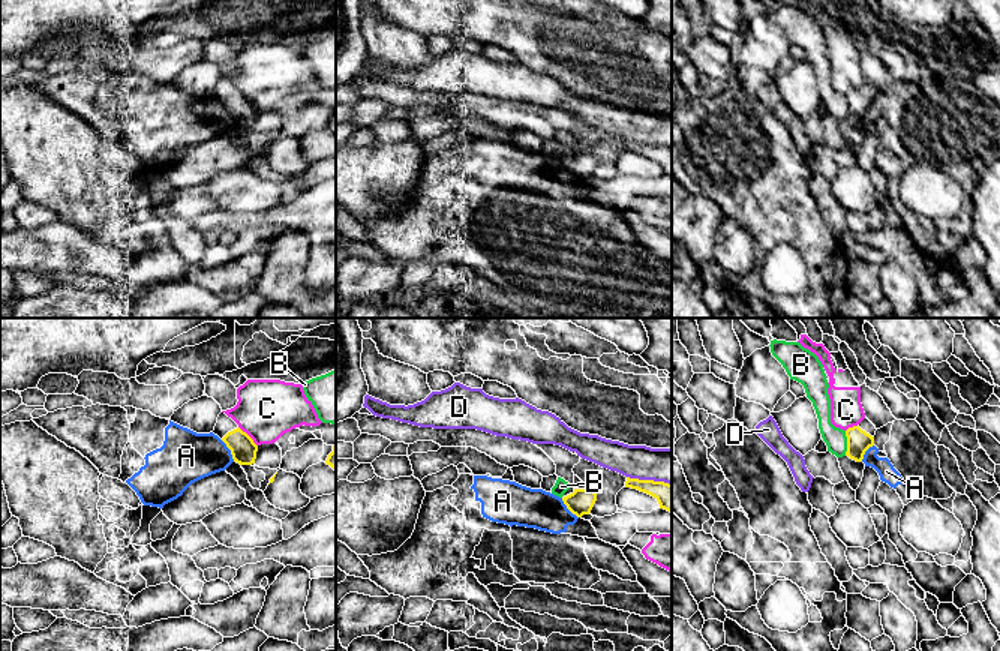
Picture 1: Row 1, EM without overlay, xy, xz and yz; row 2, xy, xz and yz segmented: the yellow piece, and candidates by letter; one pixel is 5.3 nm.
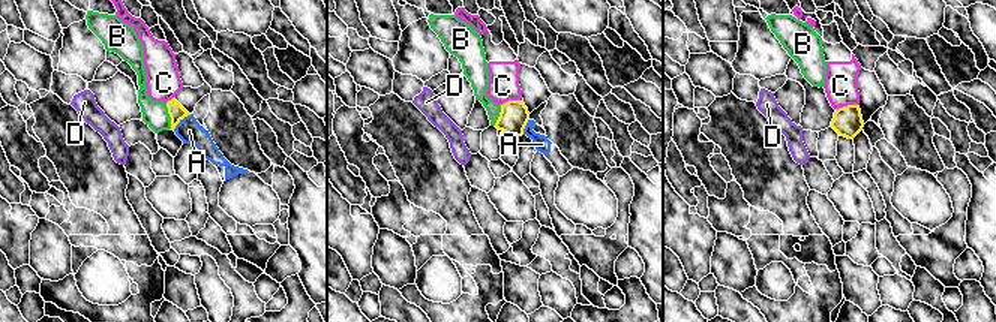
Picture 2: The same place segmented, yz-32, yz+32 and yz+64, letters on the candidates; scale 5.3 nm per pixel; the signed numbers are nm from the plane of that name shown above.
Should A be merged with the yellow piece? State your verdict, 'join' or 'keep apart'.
keep apart

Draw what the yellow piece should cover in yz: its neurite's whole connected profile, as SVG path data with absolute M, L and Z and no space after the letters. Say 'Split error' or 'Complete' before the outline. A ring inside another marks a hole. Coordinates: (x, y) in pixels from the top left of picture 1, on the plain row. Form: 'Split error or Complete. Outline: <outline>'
Split error. Outline: M865 81L858 90L846 94L847 116L846 120L862 126L865 116L874 110L876 90Z

